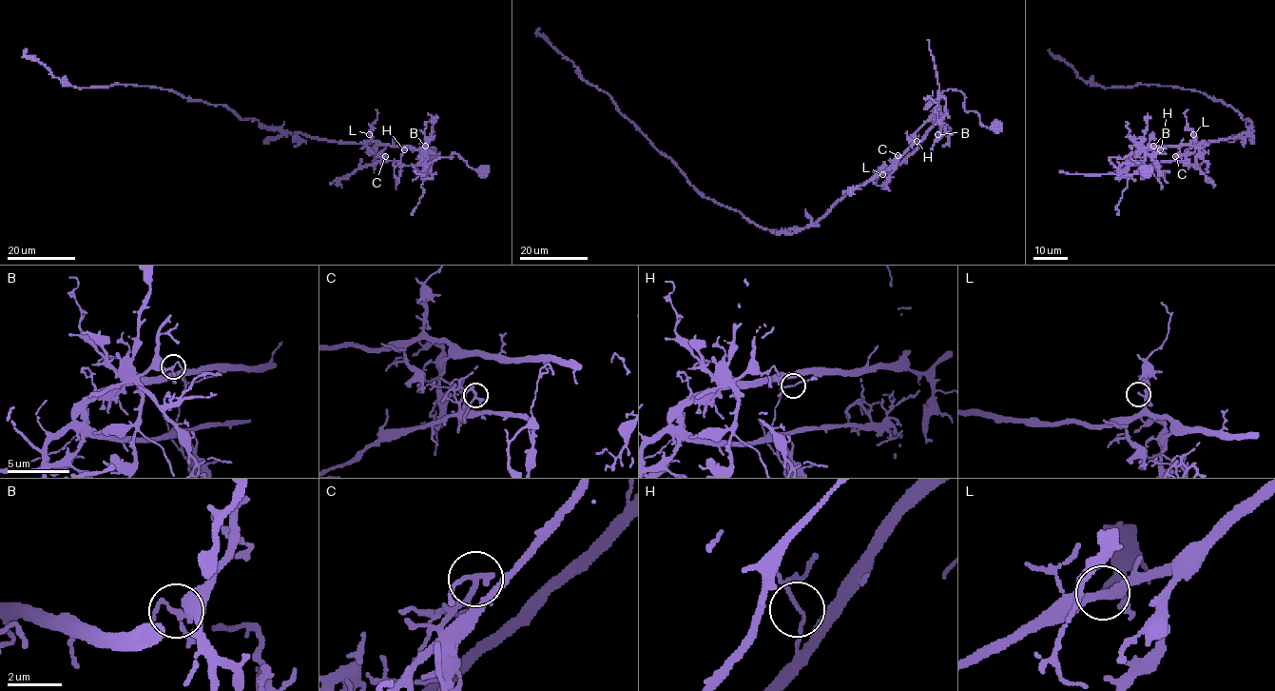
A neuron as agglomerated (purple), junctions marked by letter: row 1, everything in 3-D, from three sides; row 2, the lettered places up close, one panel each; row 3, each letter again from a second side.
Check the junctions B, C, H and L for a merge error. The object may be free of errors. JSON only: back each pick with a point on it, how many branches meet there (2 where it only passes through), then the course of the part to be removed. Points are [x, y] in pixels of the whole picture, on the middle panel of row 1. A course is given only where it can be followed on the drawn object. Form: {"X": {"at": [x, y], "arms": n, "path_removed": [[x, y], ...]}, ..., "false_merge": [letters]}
{"H": {"at": [917, 141], "arms": 3, "path_removed": [[917, 141], [914, 135], [948, 89], [964, 95], [964, 108], [975, 110], [984, 127], [1002, 124]]}, "false_merge": ["H"]}

